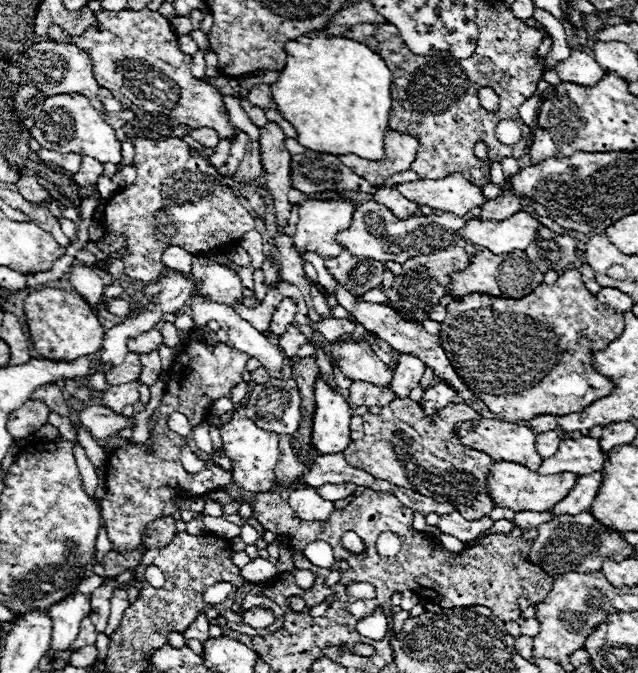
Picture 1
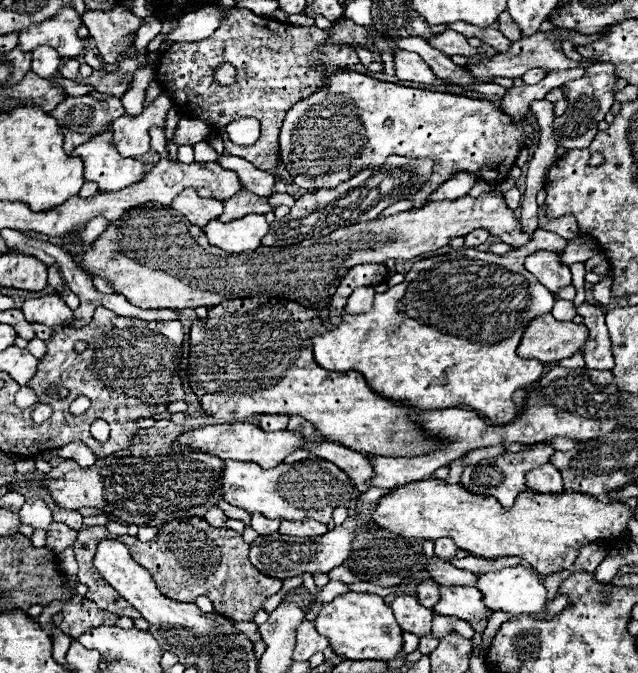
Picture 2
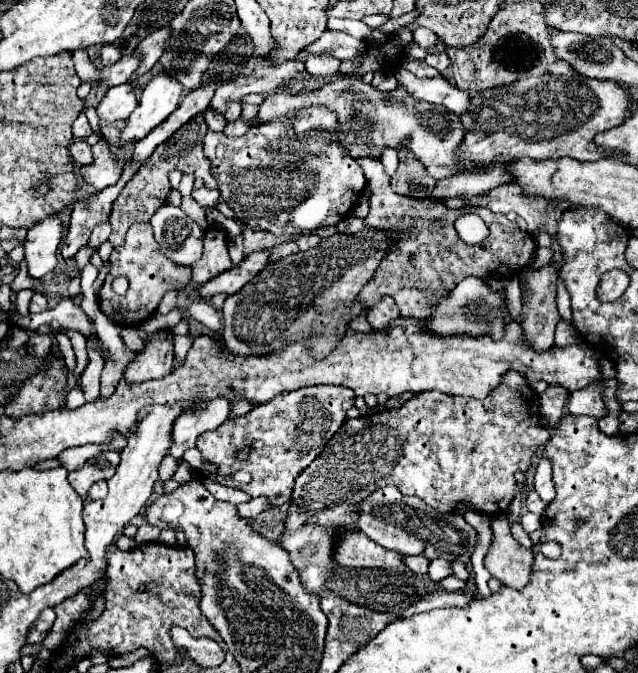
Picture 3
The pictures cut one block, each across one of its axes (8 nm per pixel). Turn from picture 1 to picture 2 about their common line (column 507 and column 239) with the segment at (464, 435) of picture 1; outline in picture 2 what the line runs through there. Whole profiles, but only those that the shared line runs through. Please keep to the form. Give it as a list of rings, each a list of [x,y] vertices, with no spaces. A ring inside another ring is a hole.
[[[234,422],[234,424],[212,424],[212,426],[188,430],[182,436],[178,436],[176,444],[192,446],[194,450],[208,452],[208,454],[216,454],[218,458],[224,458],[224,460],[240,460],[240,462],[248,462],[250,460],[250,462],[256,462],[256,464],[260,464],[264,468],[274,468],[288,454],[292,454],[294,450],[302,450],[308,442],[312,442],[316,438],[326,440],[324,436],[302,436],[300,432],[290,432],[290,430],[264,432],[256,424],[250,424],[250,422]]]

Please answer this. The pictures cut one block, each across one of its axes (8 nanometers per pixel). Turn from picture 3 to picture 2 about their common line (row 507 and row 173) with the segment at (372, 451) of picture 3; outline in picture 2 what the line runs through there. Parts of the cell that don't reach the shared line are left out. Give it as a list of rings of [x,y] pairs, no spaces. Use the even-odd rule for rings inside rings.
[[[326,70],[324,76],[328,78],[328,86],[314,92],[310,98],[294,104],[288,110],[280,130],[280,160],[294,178],[294,182],[306,190],[338,186],[360,170],[370,170],[372,166],[384,164],[384,160],[392,154],[400,154],[406,158],[434,158],[436,172],[432,173],[429,181],[420,186],[416,194],[408,196],[408,200],[412,202],[412,210],[416,210],[428,202],[428,196],[440,184],[450,180],[458,172],[470,172],[488,184],[500,184],[502,180],[506,180],[508,172],[516,164],[516,156],[520,154],[520,150],[534,144],[536,130],[526,118],[514,124],[508,114],[504,114],[488,100],[380,82],[352,70]],[[336,134],[346,134],[346,148],[338,148],[338,160],[332,160],[332,146],[336,146]]]

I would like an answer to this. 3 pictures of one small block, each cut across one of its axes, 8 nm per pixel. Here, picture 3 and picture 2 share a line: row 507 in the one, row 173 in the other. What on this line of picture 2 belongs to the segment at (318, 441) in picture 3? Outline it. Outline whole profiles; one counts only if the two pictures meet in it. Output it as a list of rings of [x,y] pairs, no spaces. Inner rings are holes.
[[[218,6],[226,12],[226,20],[208,38],[188,44],[172,44],[170,50],[158,54],[156,82],[164,86],[174,100],[176,110],[182,118],[206,120],[212,130],[220,132],[224,142],[224,154],[244,158],[256,168],[276,174],[278,162],[278,134],[284,114],[312,92],[320,90],[326,80],[322,72],[312,70],[316,58],[322,66],[352,66],[358,64],[356,50],[348,46],[324,46],[320,52],[316,46],[324,44],[324,30],[310,26],[282,24],[268,16],[258,16],[248,8]],[[220,64],[232,64],[238,74],[234,84],[220,86],[214,82],[214,70]],[[238,118],[258,118],[262,136],[252,146],[238,146],[226,134],[226,124]]]

